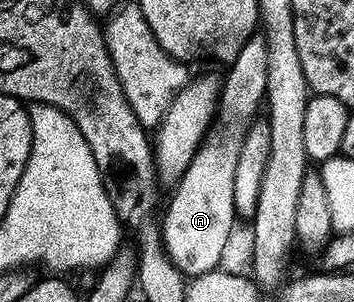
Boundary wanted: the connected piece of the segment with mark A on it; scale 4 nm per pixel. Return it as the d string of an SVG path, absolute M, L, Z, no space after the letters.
M255 33L253 37L240 49L234 62L229 64L226 75L226 83L221 84L218 97L218 109L216 112L217 127L213 130L211 137L203 142L194 155L194 160L186 169L177 185L173 188L174 196L166 207L166 216L160 219L160 230L162 232L162 246L175 267L182 272L183 276L193 277L203 275L215 270L230 243L230 234L234 231L234 174L238 164L238 154L242 148L242 141L248 130L248 121L255 118L258 106L263 106L266 98L266 41L261 34Z

